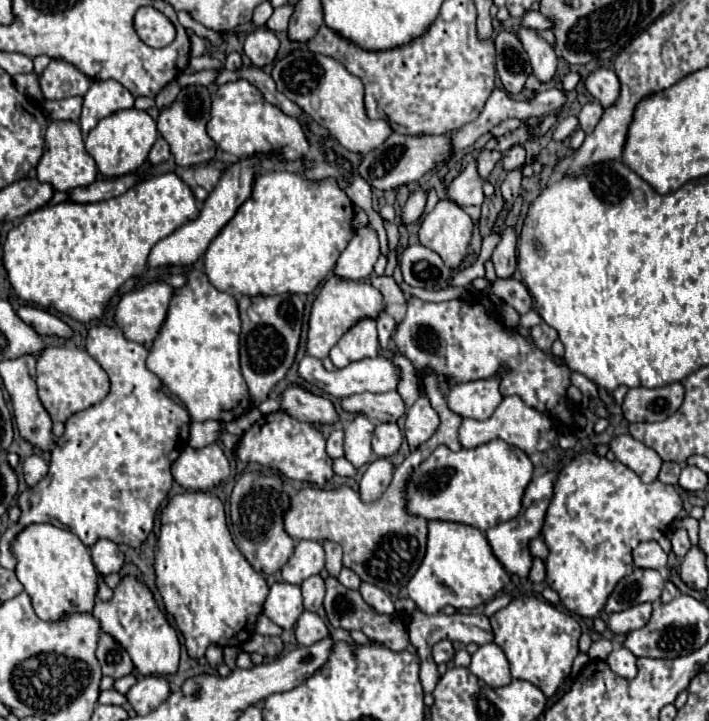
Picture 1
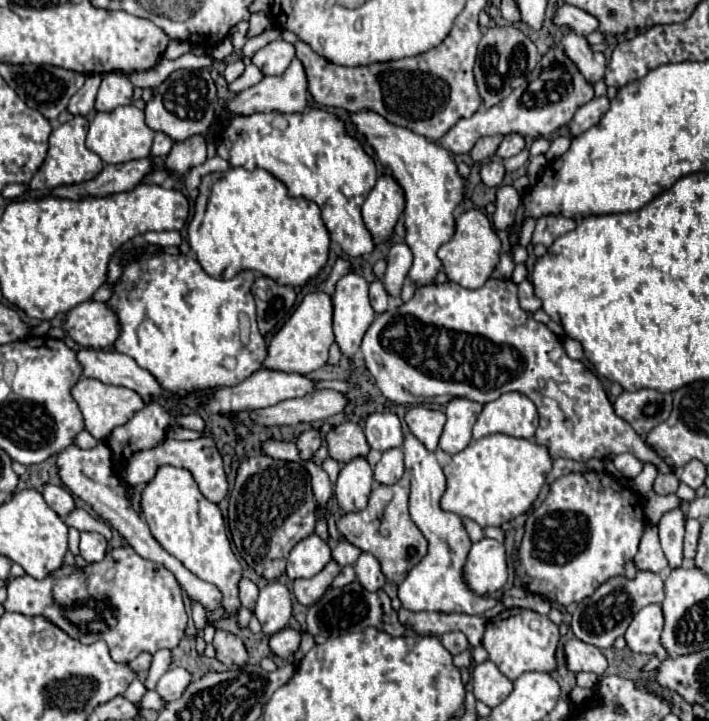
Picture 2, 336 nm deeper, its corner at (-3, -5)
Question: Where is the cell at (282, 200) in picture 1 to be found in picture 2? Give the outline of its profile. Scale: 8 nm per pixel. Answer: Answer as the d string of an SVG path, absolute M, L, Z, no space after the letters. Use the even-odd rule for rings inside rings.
M232 168L206 176L200 190L202 198L208 192L208 200L204 210L200 210L200 200L196 202L188 242L206 274L230 278L242 270L254 270L270 276L276 284L296 288L326 266L330 234L320 218L320 208L310 200L290 198L286 186L270 172Z

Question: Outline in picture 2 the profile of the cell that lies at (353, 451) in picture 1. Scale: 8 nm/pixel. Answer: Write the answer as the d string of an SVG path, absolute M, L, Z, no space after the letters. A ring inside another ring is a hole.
M364 456L344 464L338 474L334 494L344 512L358 512L366 508L372 490L372 468Z

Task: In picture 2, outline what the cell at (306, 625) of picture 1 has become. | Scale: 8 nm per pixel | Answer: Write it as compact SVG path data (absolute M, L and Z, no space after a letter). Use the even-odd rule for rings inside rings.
M284 628L280 630L278 634L274 634L270 638L270 648L276 656L288 660L296 654L298 646L300 646L300 640L302 640L302 634L298 630L292 630L292 628Z

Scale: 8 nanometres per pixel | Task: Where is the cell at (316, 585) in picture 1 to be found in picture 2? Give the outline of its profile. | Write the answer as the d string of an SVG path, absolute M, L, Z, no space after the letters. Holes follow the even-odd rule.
M332 560L316 576L312 576L308 580L296 580L292 586L292 592L296 600L304 606L312 606L330 588L330 584L332 584L332 580L338 572L340 572L340 566Z

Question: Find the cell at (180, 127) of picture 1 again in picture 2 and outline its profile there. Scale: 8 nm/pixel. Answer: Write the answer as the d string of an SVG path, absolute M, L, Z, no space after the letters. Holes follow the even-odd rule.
M210 68L202 70L178 70L172 72L158 88L154 88L154 98L146 104L146 124L168 134L174 142L188 140L190 136L202 136L208 144L214 140L212 124L216 120L216 84L210 76Z

